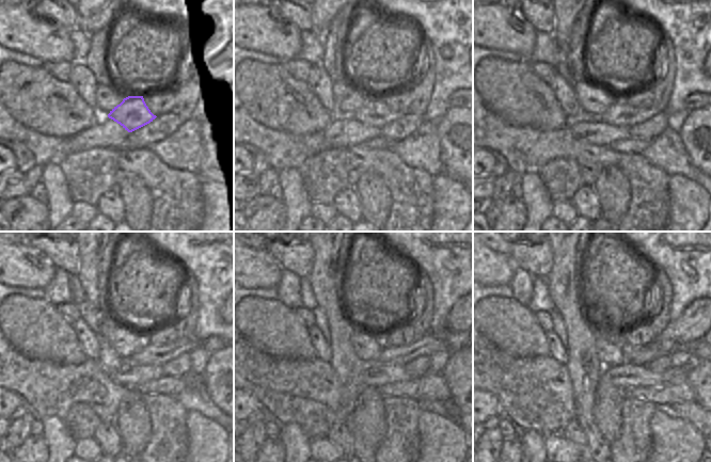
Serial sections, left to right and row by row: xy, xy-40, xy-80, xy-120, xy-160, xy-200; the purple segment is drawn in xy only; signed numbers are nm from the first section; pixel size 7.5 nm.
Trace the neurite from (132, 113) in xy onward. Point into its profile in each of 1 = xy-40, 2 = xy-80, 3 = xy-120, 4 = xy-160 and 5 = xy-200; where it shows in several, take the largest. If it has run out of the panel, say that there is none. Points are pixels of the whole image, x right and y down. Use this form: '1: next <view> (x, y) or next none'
1: next xy-40 (375, 112)
2: next xy-80 (620, 113)
3: next xy-120 (147, 354)
4: next xy-160 (427, 345)
5: next xy-200 (644, 354)

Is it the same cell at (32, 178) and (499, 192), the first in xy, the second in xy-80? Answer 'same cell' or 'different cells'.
same cell

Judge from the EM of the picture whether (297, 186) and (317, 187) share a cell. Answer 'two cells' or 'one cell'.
two cells

